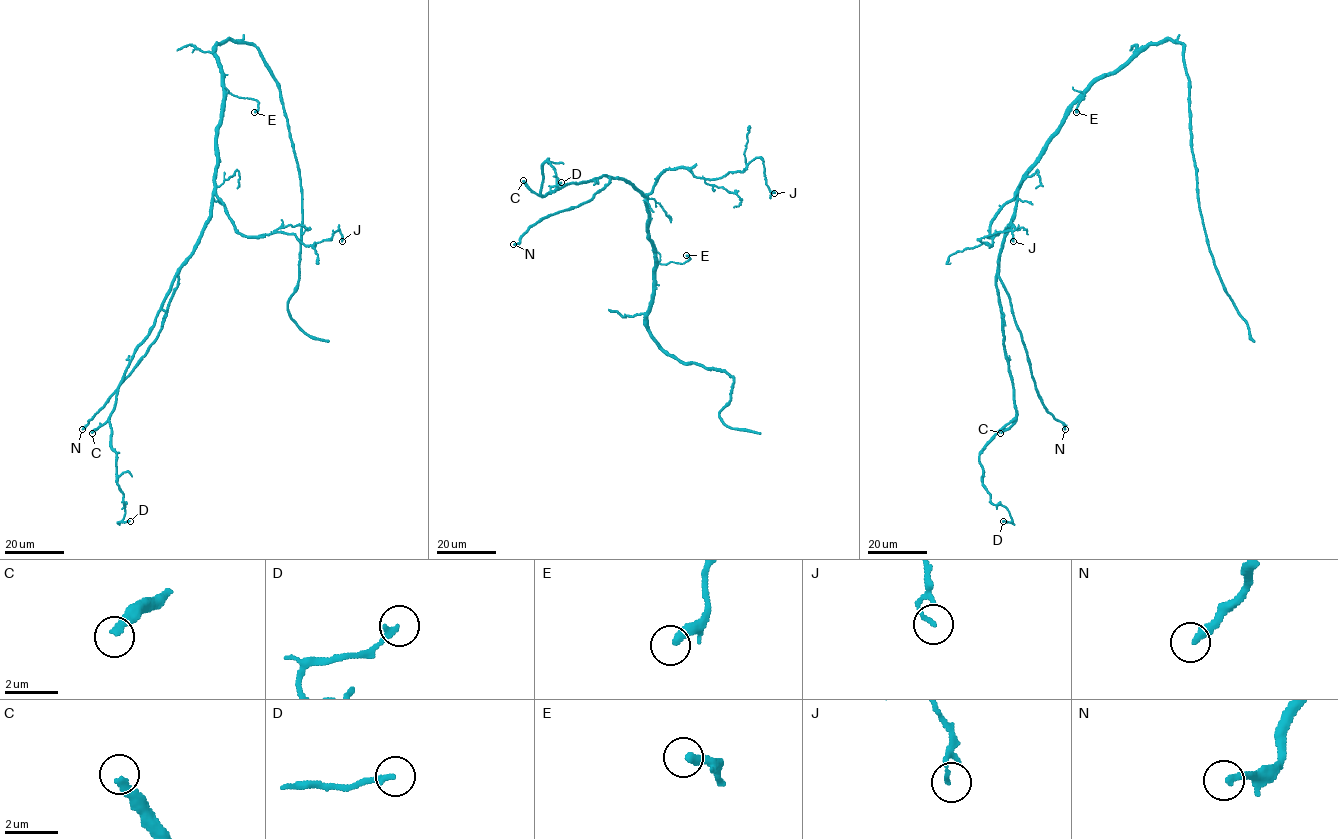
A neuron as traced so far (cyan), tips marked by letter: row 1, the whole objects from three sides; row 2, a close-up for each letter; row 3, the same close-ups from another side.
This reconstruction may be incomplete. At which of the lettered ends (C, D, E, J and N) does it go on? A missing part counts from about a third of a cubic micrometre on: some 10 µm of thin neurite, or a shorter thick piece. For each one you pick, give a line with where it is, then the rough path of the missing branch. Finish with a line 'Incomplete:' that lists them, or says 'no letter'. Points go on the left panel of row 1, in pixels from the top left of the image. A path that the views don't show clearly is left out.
C: place (92, 433)
N: place (82, 429)
Incomplete: C, N

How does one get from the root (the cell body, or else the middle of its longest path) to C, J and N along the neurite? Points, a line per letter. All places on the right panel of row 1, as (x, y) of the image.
C: (1068, 114), (1022, 181), (1015, 215), (999, 258), (996, 287), (1004, 354), (1016, 413), (1016, 420), (1000, 433)
J: (1068, 114), (1018, 192), (992, 221), (989, 237), (999, 232), (992, 245), (978, 240), (1011, 230), (1013, 241)
N: (1068, 114), (1018, 190), (998, 272), (1037, 394), (1065, 429)

